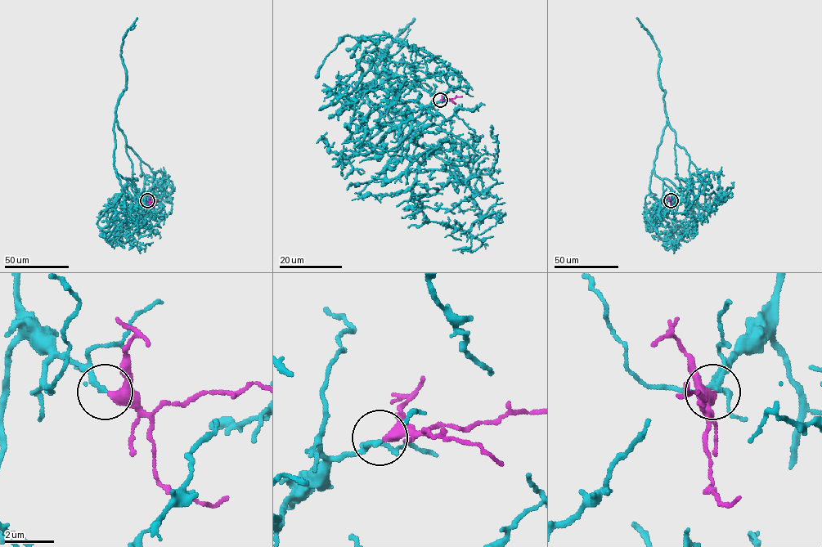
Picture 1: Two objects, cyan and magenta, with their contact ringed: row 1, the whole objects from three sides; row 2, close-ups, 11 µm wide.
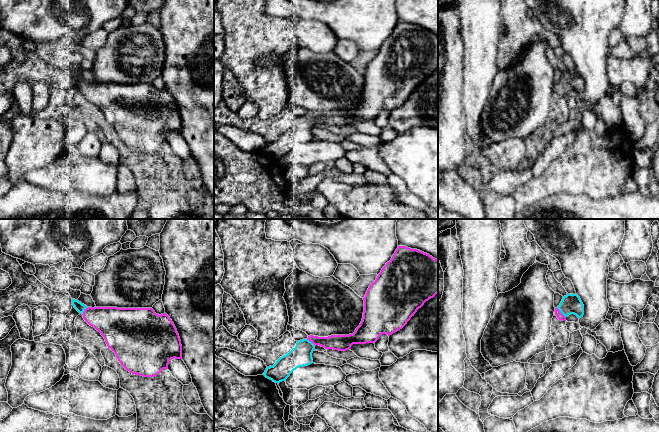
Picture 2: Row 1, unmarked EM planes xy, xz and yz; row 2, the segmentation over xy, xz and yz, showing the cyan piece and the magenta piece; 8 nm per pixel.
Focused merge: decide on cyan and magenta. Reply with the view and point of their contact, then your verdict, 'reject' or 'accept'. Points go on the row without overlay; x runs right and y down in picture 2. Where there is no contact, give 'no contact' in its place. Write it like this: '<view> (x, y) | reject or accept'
yz (561, 88) | accept

